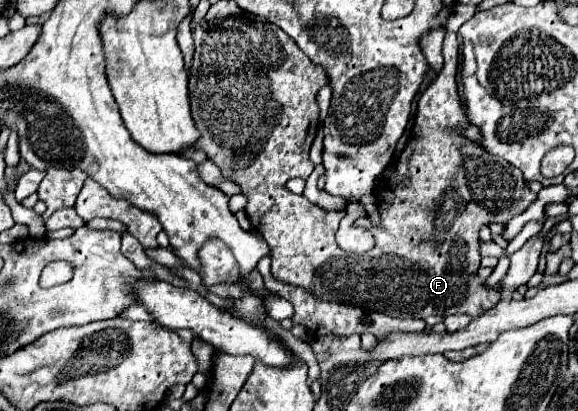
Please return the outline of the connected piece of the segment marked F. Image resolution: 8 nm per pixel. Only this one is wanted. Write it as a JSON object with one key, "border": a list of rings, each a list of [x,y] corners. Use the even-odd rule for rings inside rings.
{"border":[[[242,17],[222,19],[202,23],[192,35],[196,51],[190,69],[188,95],[192,119],[200,131],[194,149],[204,151],[208,159],[220,167],[222,177],[234,181],[242,189],[242,195],[248,199],[244,211],[252,227],[266,239],[272,251],[272,277],[276,281],[304,287],[322,301],[362,307],[400,319],[426,319],[428,315],[446,317],[454,313],[478,315],[502,299],[496,289],[490,293],[490,289],[486,289],[482,279],[476,275],[480,267],[478,235],[480,229],[488,227],[492,221],[506,225],[514,215],[526,211],[526,207],[534,203],[536,193],[528,189],[522,171],[506,163],[506,159],[498,159],[498,155],[482,151],[482,147],[468,137],[462,137],[460,131],[466,129],[468,123],[456,85],[460,49],[456,33],[446,33],[444,37],[442,69],[422,93],[412,137],[394,165],[398,175],[410,175],[410,185],[398,187],[394,179],[380,183],[378,197],[382,199],[382,205],[378,209],[382,215],[382,229],[374,227],[370,219],[360,219],[360,225],[370,229],[376,239],[376,245],[362,255],[346,253],[336,245],[334,235],[346,211],[324,211],[314,207],[304,195],[294,195],[286,189],[288,179],[308,179],[314,171],[314,165],[308,159],[308,151],[318,129],[318,105],[314,97],[318,89],[328,83],[326,71],[316,63],[310,63],[294,39],[290,39],[284,31],[278,31],[274,23],[246,21]]]}

